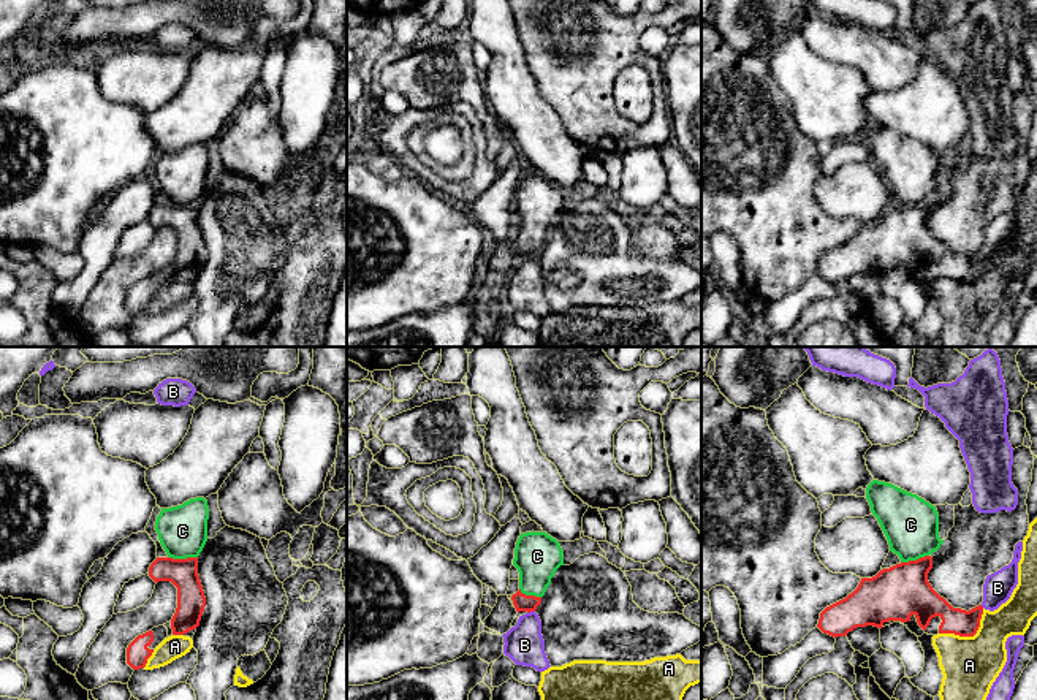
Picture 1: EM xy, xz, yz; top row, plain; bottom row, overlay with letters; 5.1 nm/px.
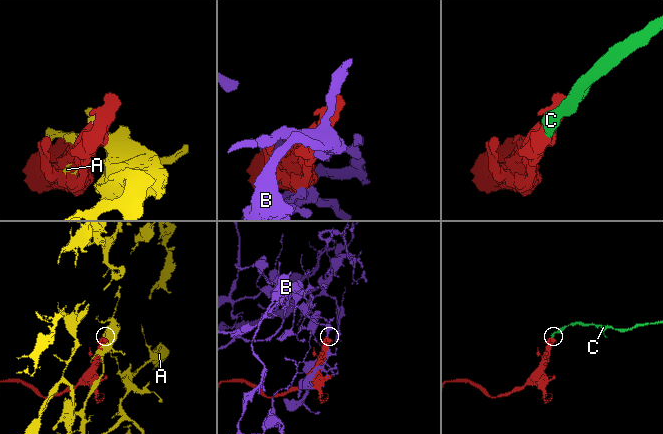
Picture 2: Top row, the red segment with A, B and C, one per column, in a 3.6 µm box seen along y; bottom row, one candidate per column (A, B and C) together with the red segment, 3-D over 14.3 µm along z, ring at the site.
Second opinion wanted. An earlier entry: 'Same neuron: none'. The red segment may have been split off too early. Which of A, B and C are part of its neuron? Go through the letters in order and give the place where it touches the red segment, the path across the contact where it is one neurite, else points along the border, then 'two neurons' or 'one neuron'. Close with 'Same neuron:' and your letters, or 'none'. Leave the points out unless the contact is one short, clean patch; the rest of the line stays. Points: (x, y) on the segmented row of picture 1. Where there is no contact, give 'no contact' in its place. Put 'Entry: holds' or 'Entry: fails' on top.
Entry: fails
A: meets red in yz at (969, 635); two neurons
B: meets red in xz at (531, 610); two neurons
C: meets red in xy at (182, 559); runs through xy (182, 574), (182, 559), (182, 531); one neuron
Same neuron: C

